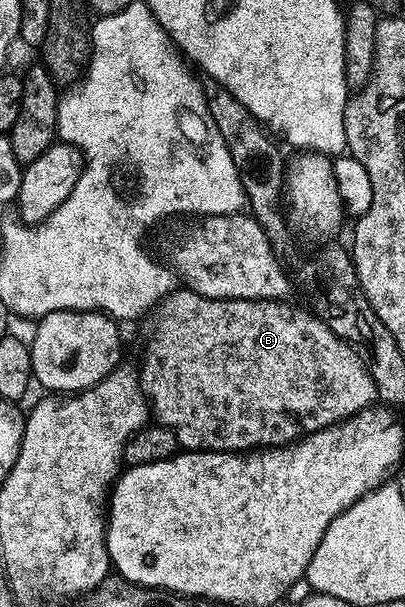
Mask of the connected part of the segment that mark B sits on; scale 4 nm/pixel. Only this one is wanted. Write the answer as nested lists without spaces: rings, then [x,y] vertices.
[[[174,289],[171,294],[165,296],[155,308],[155,316],[157,320],[154,321],[153,327],[157,332],[149,339],[149,348],[145,351],[145,360],[139,366],[139,374],[141,376],[141,389],[145,392],[145,398],[148,399],[151,408],[151,415],[160,426],[167,428],[168,431],[173,431],[177,438],[178,444],[186,451],[251,451],[254,449],[264,449],[267,447],[284,447],[296,440],[298,437],[304,436],[311,431],[322,431],[324,427],[330,427],[336,423],[343,422],[344,419],[349,419],[352,415],[357,415],[366,407],[374,406],[377,399],[377,386],[371,377],[371,373],[365,368],[365,363],[357,355],[357,348],[352,347],[350,343],[344,343],[341,338],[329,328],[328,323],[324,318],[317,317],[312,319],[305,311],[300,311],[297,307],[292,307],[292,302],[282,301],[279,299],[208,299],[199,293],[190,291],[188,289]]]

